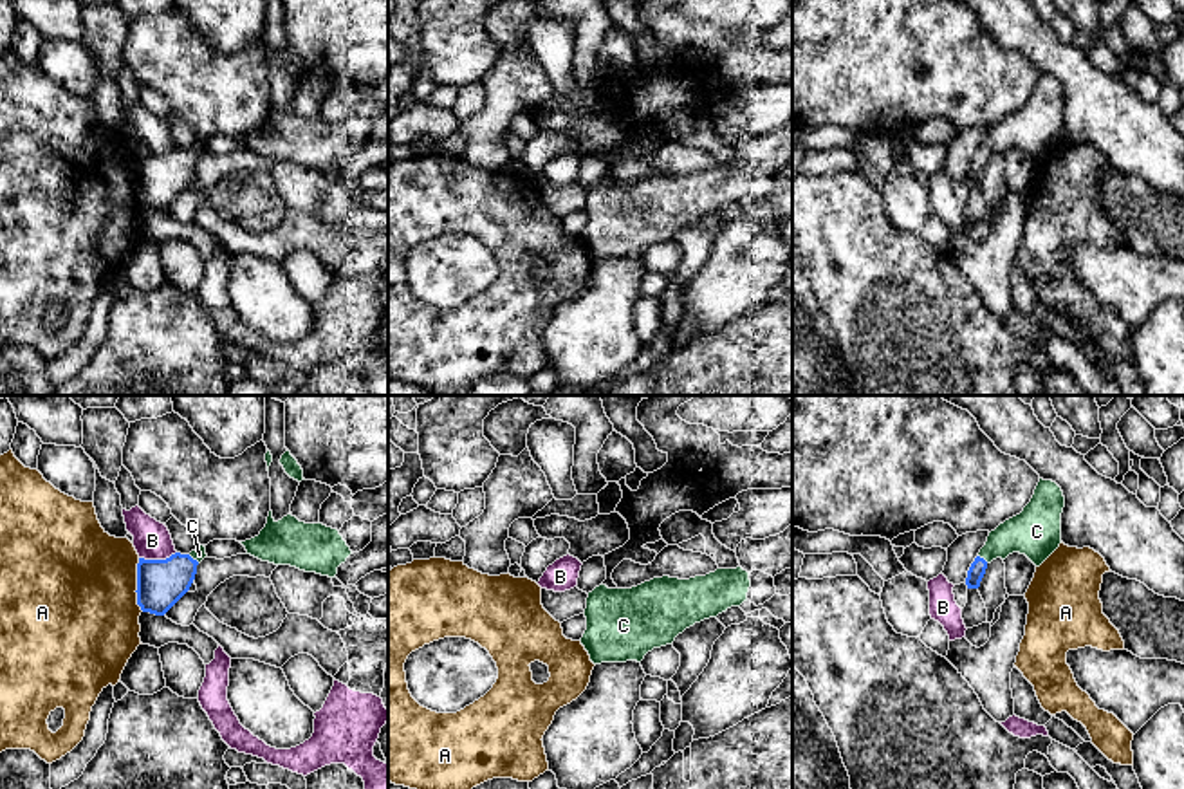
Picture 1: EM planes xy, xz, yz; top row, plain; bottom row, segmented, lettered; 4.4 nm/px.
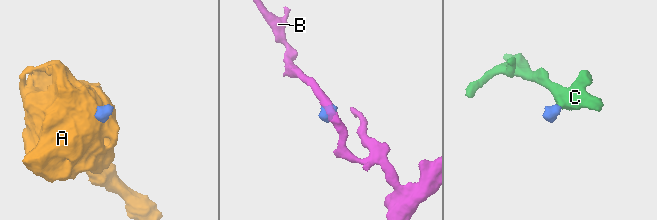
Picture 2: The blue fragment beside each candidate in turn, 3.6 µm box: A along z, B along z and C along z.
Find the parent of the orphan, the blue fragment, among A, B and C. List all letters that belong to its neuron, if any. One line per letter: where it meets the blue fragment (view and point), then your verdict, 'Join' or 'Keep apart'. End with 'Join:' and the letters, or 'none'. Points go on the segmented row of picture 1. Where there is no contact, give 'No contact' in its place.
A: Touches blue at xy (138, 585). Keep apart
B: Touches blue at xy (157, 560). Keep apart
C: Touches blue at yz (982, 558). Join
Join: C

